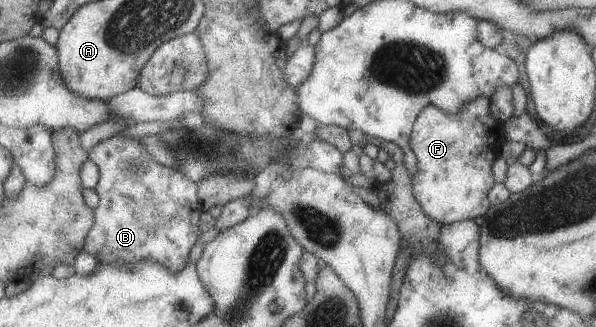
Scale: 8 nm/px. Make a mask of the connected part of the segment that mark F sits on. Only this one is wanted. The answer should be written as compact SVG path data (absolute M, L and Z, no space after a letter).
M487 96L475 98L469 104L467 102L461 104L459 108L461 112L455 114L441 112L437 106L429 104L419 112L413 123L409 140L409 148L413 151L417 162L415 174L410 176L413 198L417 200L424 214L439 225L488 216L491 204L487 193L495 184L491 175L491 164L504 153L506 144L503 126L491 116L489 102L490 98Z

